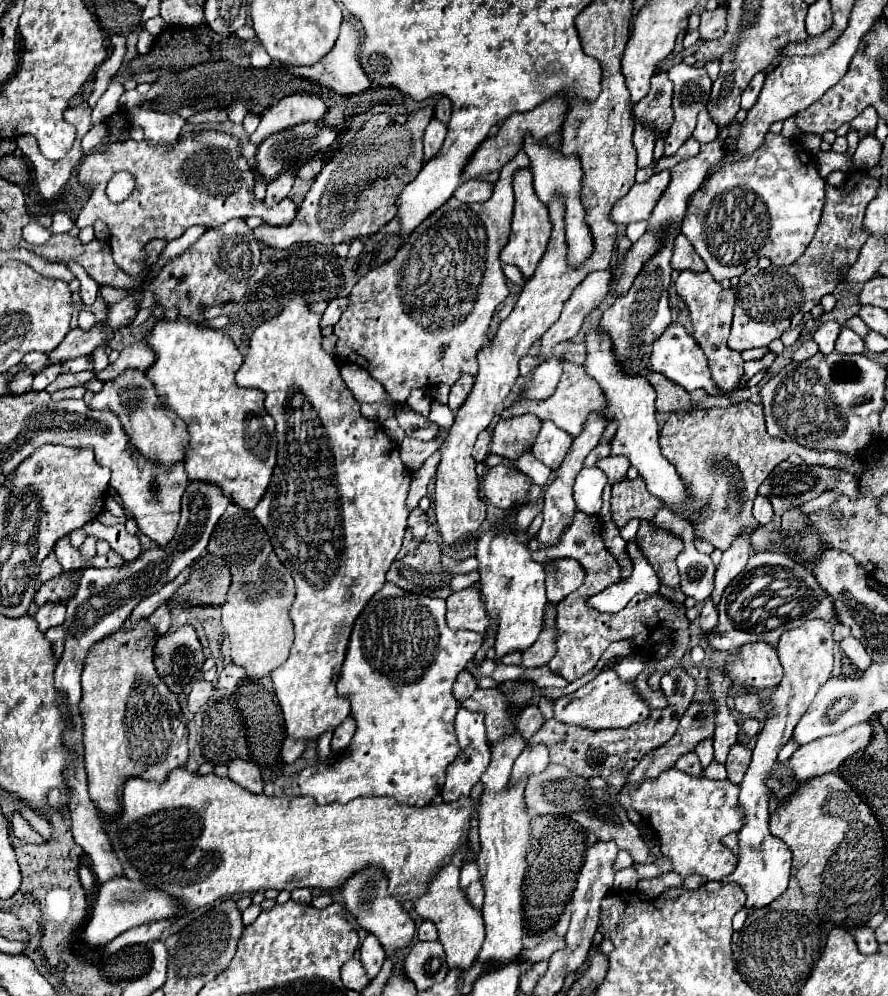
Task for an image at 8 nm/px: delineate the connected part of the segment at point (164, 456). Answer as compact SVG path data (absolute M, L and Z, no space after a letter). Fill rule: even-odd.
M125 370L123 374L119 374L115 380L105 382L103 390L97 392L89 404L95 410L113 410L127 436L131 438L131 442L135 444L135 448L147 456L147 458L157 458L157 462L165 462L165 464L173 464L173 462L181 462L185 458L185 442L187 442L187 432L185 432L185 422L171 412L169 408L163 408L157 400L157 394L153 390L153 384L145 378L145 374L141 370ZM127 392L133 392L131 398L127 398Z

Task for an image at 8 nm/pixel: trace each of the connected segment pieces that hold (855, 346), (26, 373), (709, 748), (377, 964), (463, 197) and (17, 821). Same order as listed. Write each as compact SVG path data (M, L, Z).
M843 328L839 338L837 338L835 352L839 352L839 354L861 354L861 352L865 352L863 338L859 334L855 334L853 330Z
M21 368L13 374L13 382L9 382L9 394L13 396L21 396L21 394L27 394L31 390L31 384L33 384L33 372L29 368Z
M709 738L709 740L701 742L701 746L697 746L697 748L695 748L695 752L699 754L701 766L703 766L703 768L707 768L707 766L711 764L711 760L713 760L713 740Z
M367 934L365 942L361 944L361 962L369 974L369 978L375 978L377 972L381 970L385 960L385 950L381 946L381 942L377 942L375 934Z
M467 180L461 184L455 192L455 198L459 202L485 202L493 192L493 184L485 180Z
M13 812L11 814L11 834L19 840L25 840L25 842L43 842L43 838L21 818L19 812Z

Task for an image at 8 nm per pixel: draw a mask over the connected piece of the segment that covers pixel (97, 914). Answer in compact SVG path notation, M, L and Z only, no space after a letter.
M125 876L113 878L111 882L107 882L99 888L91 918L89 918L87 926L83 928L81 938L91 946L105 946L115 936L119 936L121 932L125 932L133 926L139 926L143 922L155 922L159 918L171 918L173 914L177 914L177 902L173 898L169 898L167 894L163 894L159 890L149 890L149 888L145 888L143 882L133 882Z

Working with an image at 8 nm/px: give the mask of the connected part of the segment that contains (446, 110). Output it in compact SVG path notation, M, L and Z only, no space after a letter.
M443 96L443 98L439 98L439 102L435 104L435 116L441 120L441 122L449 122L449 118L451 118L451 102Z

